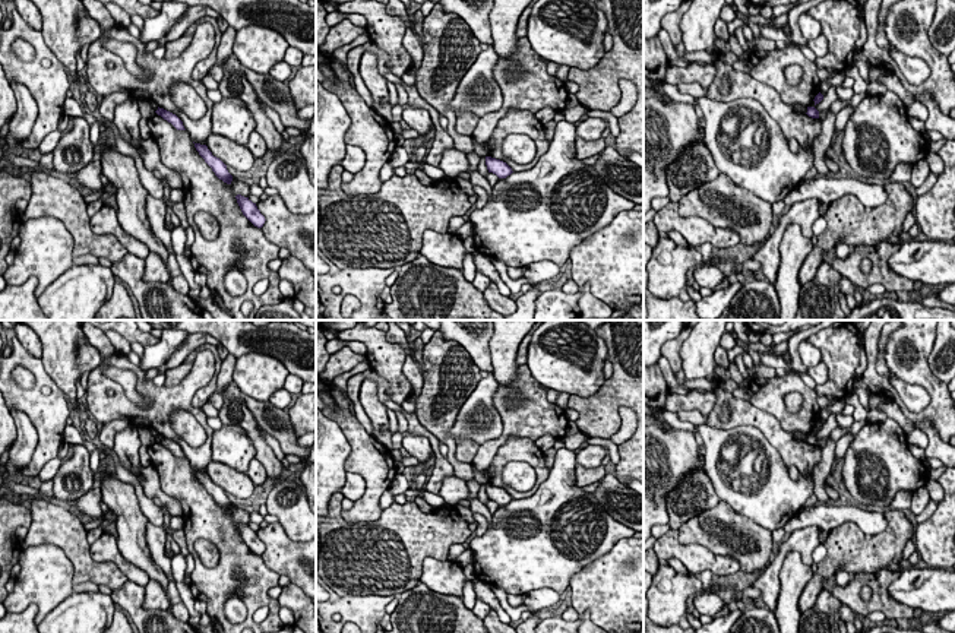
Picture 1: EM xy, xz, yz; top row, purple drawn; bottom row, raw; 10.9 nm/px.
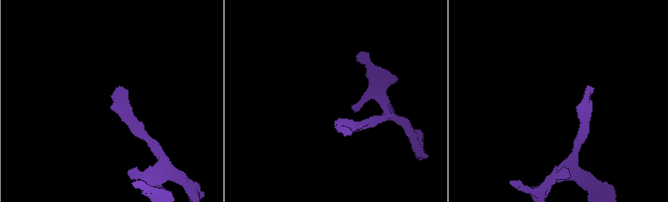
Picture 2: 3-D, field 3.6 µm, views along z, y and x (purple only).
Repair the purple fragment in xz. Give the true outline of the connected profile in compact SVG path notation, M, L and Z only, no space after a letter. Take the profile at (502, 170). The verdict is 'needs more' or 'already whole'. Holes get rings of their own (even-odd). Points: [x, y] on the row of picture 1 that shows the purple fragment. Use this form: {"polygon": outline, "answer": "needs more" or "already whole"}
{"polygon": "M486 156L486 165L488 173L496 174L499 178L506 178L507 175L513 173L506 162L491 156Z", "answer": "already whole"}

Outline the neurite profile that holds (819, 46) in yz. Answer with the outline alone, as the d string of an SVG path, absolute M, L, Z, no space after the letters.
M823 35L815 39L807 39L807 47L816 54L816 57L825 57L828 54L828 41Z

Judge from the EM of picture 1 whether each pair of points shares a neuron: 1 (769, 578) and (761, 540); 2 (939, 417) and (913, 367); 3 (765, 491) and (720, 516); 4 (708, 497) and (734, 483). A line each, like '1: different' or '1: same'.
1: different
2: same
3: different
4: different

